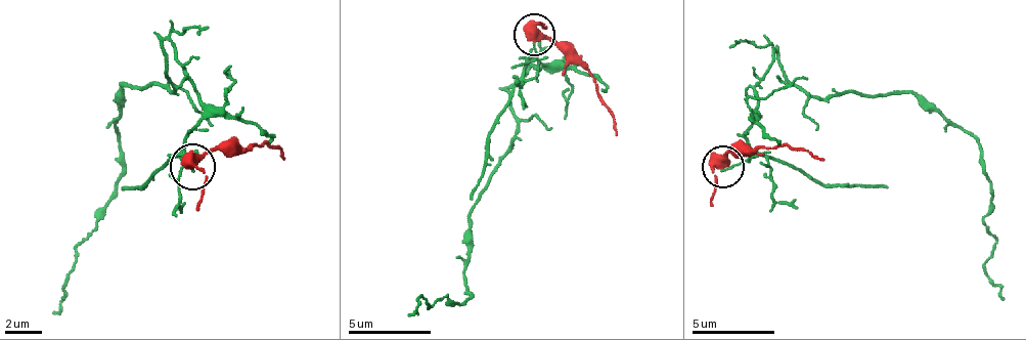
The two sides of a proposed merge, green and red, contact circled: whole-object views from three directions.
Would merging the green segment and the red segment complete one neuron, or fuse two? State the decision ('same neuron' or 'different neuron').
different neuron

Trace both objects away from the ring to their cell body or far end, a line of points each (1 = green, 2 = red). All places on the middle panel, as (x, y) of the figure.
1: (535, 36), (527, 60), (543, 65), (515, 85), (515, 134), (469, 229), (464, 303), (419, 295), (407, 316)
2: (535, 36), (555, 40), (596, 85), (617, 134)

